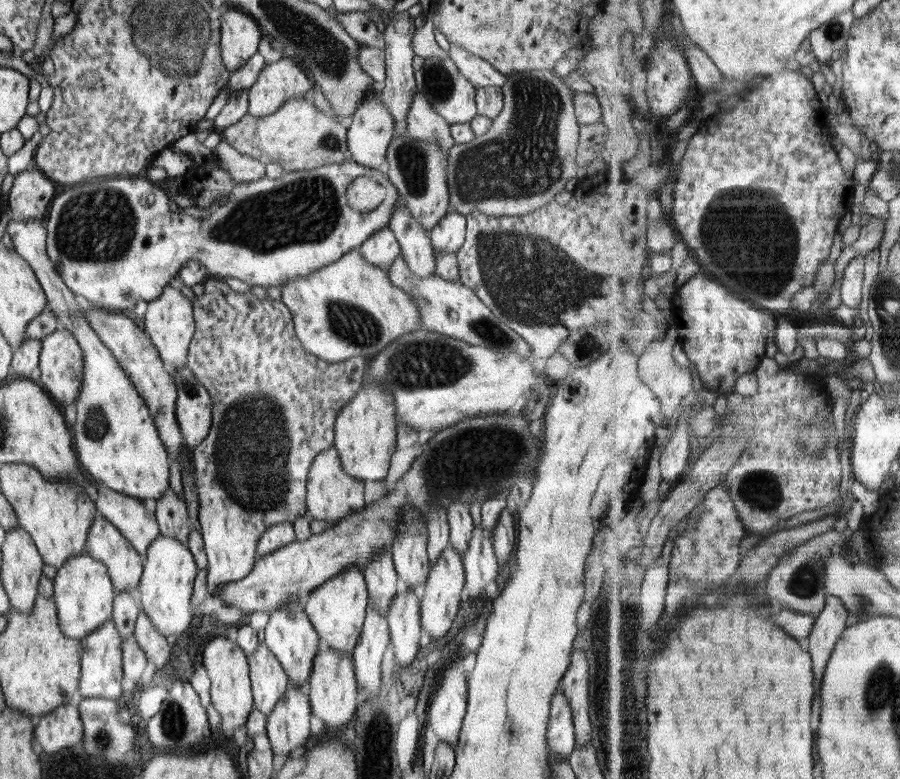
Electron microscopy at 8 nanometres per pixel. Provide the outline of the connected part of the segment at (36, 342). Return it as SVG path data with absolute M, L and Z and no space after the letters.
M27 338L13 351L10 378L26 378L40 384L39 368L42 339Z

